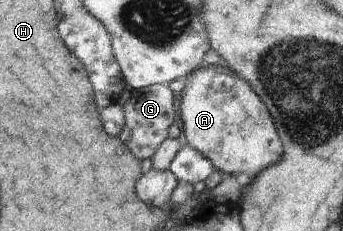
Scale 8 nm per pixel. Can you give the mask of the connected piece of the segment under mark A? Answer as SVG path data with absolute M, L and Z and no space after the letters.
M226 64L201 66L195 69L181 90L180 118L188 144L213 161L226 175L259 174L275 160L280 160L282 146L265 110L249 84Z

